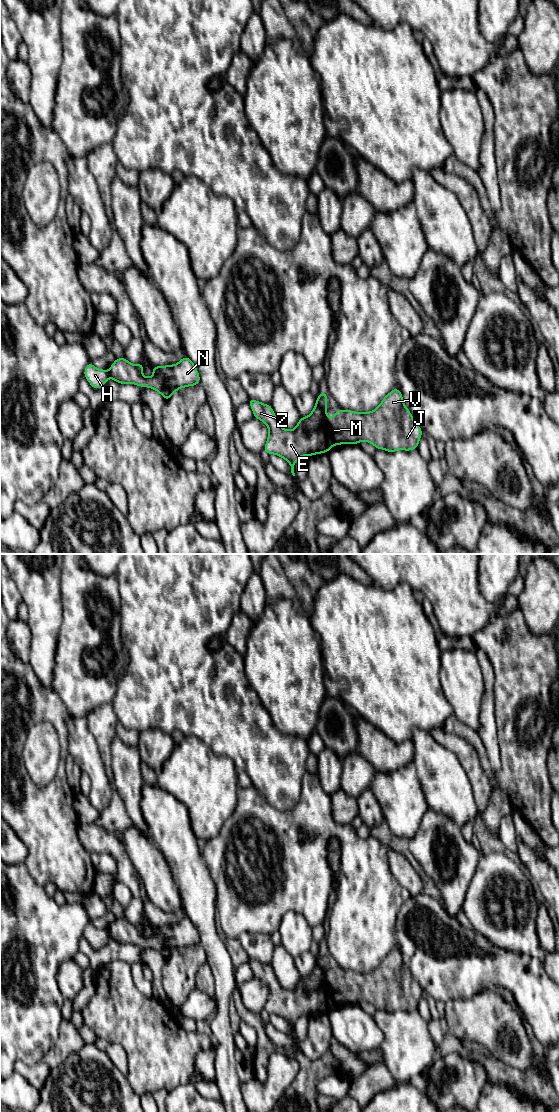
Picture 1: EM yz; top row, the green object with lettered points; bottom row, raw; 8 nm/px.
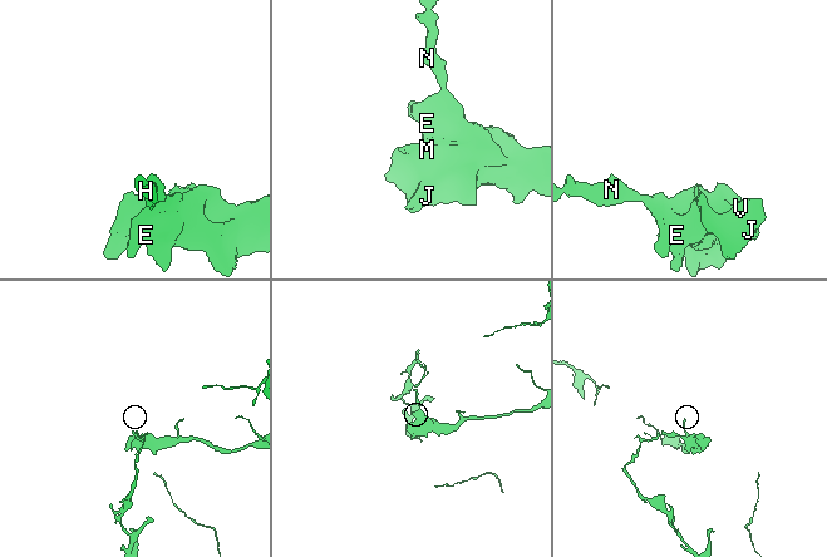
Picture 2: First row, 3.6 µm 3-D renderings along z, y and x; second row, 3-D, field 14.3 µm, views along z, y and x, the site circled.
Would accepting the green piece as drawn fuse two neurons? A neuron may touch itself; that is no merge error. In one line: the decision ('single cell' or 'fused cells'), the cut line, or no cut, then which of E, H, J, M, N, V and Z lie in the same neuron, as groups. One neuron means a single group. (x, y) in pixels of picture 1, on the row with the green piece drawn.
fused cells | yz (107, 371), (110, 376) | E J M N V Z / H

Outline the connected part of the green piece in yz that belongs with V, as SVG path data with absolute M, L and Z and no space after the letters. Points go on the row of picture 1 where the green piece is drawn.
M398 388L388 393L373 411L361 413L337 408L337 413L330 419L327 417L327 393L319 393L313 411L307 417L301 417L293 430L280 426L271 405L250 398L248 403L254 417L264 422L269 429L264 451L288 461L293 476L295 476L294 465L301 456L310 457L314 454L327 453L334 445L359 444L361 441L367 441L376 449L383 449L387 452L410 451L418 448L423 433L420 426L414 422L409 409L404 405Z

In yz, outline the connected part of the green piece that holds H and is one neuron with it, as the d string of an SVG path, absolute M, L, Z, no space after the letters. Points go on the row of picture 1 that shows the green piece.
M89 362L85 368L84 377L94 389L100 389L106 384L110 375L108 371L98 369L91 362Z

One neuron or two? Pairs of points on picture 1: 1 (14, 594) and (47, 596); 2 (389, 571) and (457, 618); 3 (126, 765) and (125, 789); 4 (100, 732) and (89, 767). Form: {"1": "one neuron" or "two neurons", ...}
{"1": "two neurons", "2": "one neuron", "3": "one neuron", "4": "two neurons"}

